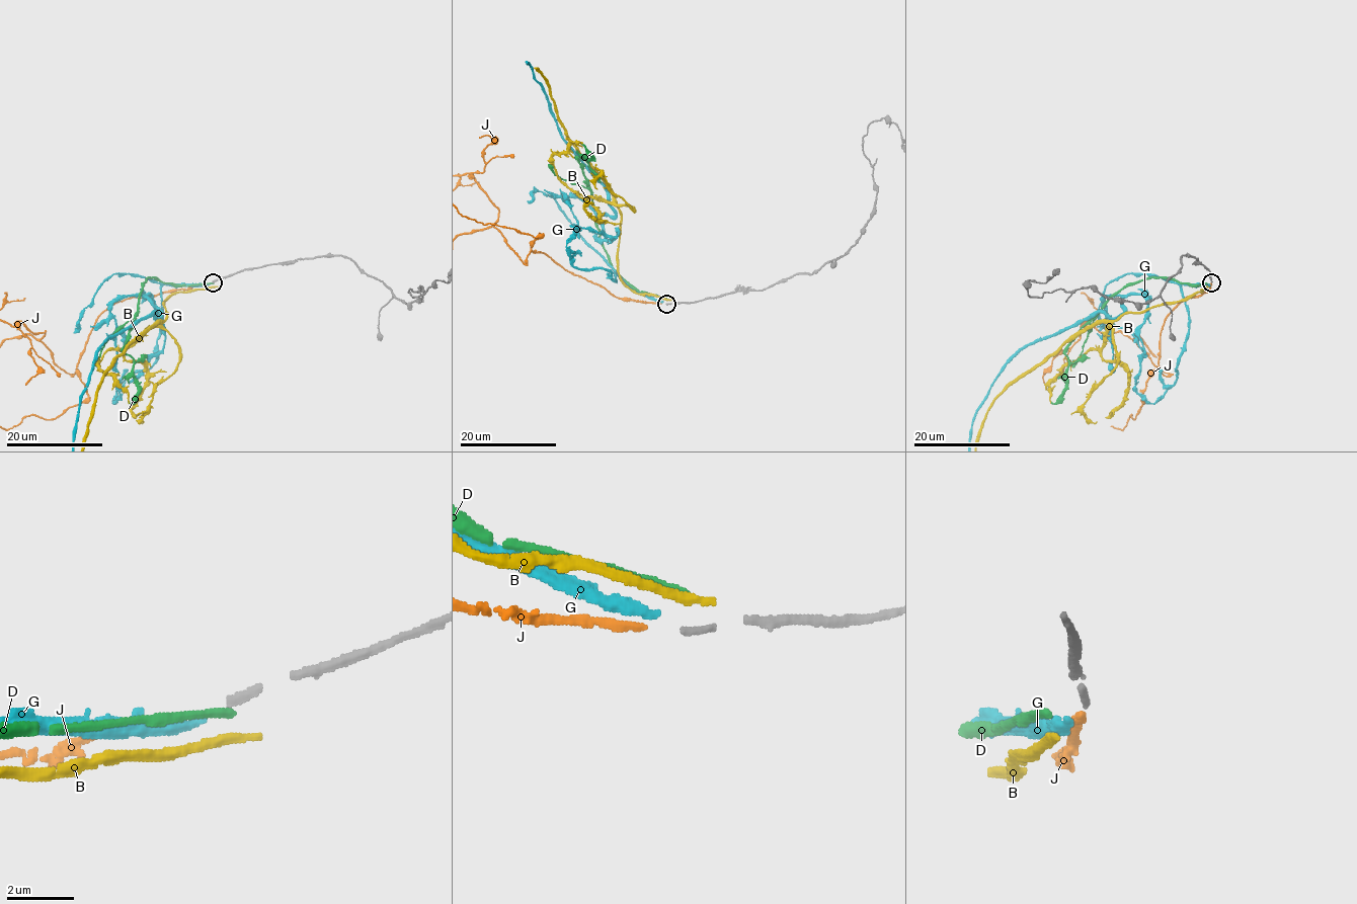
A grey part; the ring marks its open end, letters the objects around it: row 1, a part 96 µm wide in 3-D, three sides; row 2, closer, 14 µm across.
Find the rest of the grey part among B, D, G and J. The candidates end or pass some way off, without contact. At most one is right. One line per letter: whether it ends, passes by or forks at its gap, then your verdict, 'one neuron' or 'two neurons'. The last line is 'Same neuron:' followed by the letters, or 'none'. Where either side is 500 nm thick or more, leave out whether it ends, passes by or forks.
B: it ends there; two neurons
D: it ends there; two neurons
G: it ends there; two neurons
J: it ends there; one neuron
Same neuron: J

